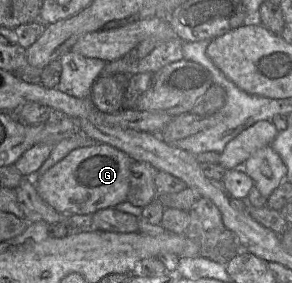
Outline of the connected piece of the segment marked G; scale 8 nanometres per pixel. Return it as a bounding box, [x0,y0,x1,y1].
[35,143,133,215]

